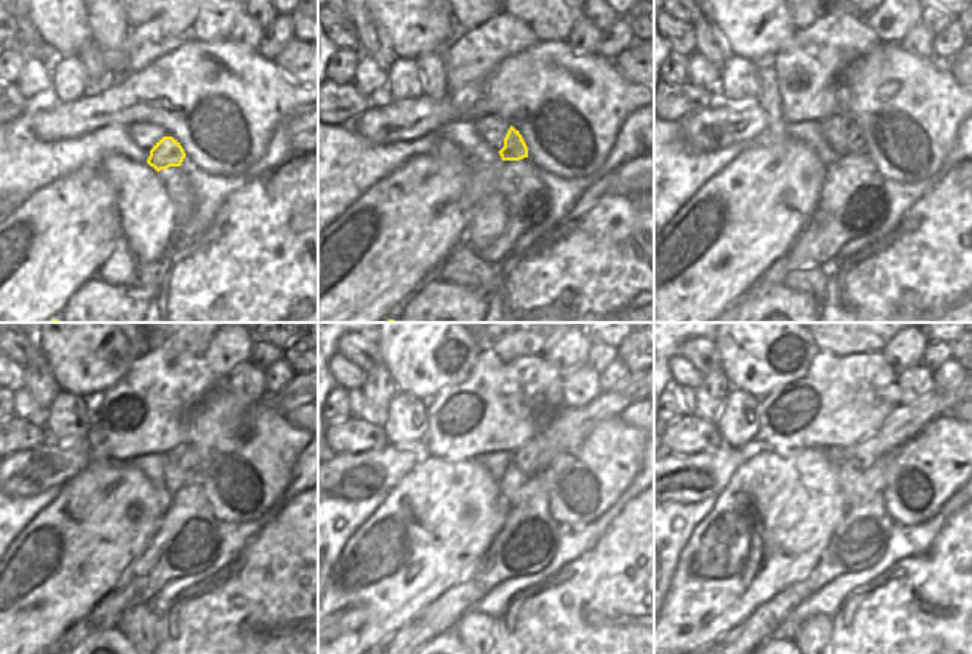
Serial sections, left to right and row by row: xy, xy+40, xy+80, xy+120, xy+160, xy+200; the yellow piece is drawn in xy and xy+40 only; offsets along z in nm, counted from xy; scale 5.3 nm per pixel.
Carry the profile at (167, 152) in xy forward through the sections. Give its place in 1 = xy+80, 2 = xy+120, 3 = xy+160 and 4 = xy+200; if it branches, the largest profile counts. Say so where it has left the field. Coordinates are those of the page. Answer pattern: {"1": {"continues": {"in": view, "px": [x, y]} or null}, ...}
{"1": {"continues": {"in": "xy+80", "px": [855, 146]}}, "2": {"continues": {"in": "xy+120", "px": [186, 458]}}, "3": {"continues": {"in": "xy+160", "px": [570, 425]}}, "4": {"continues": {"in": "xy+200", "px": [905, 423]}}}

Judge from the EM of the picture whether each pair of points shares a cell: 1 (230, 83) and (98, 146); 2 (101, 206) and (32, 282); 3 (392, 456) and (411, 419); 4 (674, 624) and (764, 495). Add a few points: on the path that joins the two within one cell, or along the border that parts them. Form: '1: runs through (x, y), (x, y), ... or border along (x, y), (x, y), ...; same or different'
1: border along (125, 126), (107, 125), (90, 134); different
2: runs through (87, 225), (50, 263); same
3: border along (387, 441), (417, 447); different
4: runs through (716, 590), (756, 579), (768, 566), (771, 537); same

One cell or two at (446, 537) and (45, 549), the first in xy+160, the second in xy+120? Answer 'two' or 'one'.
one

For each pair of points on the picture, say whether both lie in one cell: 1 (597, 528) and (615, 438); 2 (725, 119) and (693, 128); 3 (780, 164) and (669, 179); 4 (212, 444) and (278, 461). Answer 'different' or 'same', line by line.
1: different
2: same
3: different
4: same

